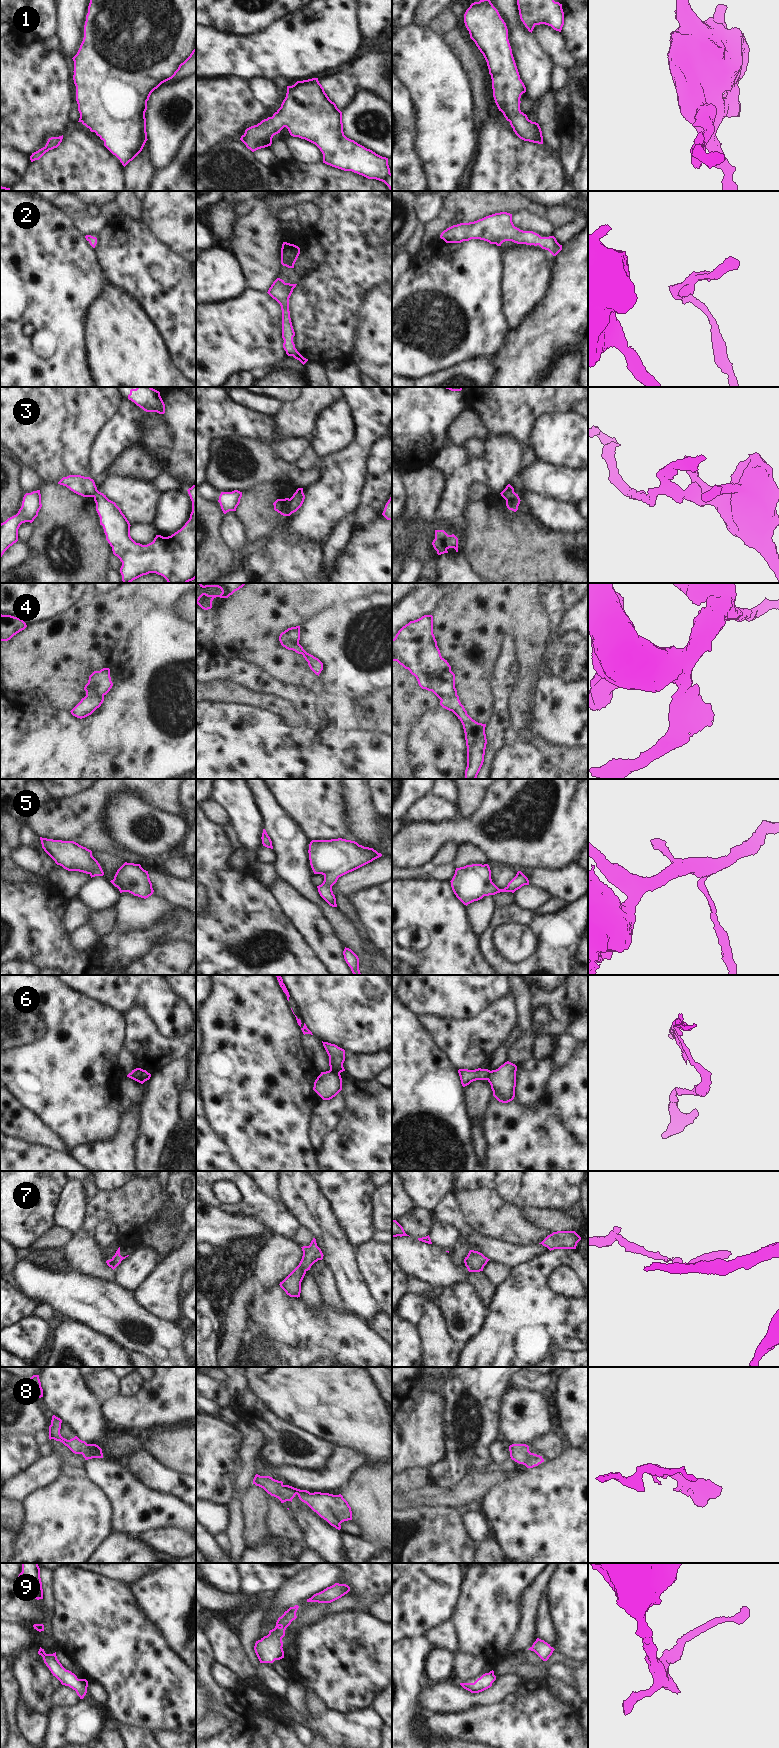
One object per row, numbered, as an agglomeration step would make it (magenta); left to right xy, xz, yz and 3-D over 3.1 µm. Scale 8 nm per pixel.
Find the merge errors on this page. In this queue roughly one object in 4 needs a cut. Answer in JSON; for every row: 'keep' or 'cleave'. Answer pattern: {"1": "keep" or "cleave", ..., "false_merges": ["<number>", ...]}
{"1": "keep", "2": "keep", "3": "cleave", "4": "keep", "5": "keep", "6": "cleave", "7": "keep", "8": "keep", "9": "keep", "false_merges": ["3", "6"]}

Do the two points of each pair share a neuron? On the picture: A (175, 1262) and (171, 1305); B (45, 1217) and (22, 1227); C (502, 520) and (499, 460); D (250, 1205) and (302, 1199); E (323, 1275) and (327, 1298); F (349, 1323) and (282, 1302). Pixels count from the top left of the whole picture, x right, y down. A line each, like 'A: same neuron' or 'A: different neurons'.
A: same neuron
B: same neuron
C: different neurons
D: different neurons
E: same neuron
F: same neuron

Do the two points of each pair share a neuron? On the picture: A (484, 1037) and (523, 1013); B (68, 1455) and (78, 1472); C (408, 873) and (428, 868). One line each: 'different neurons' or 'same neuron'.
A: different neurons
B: same neuron
C: same neuron

